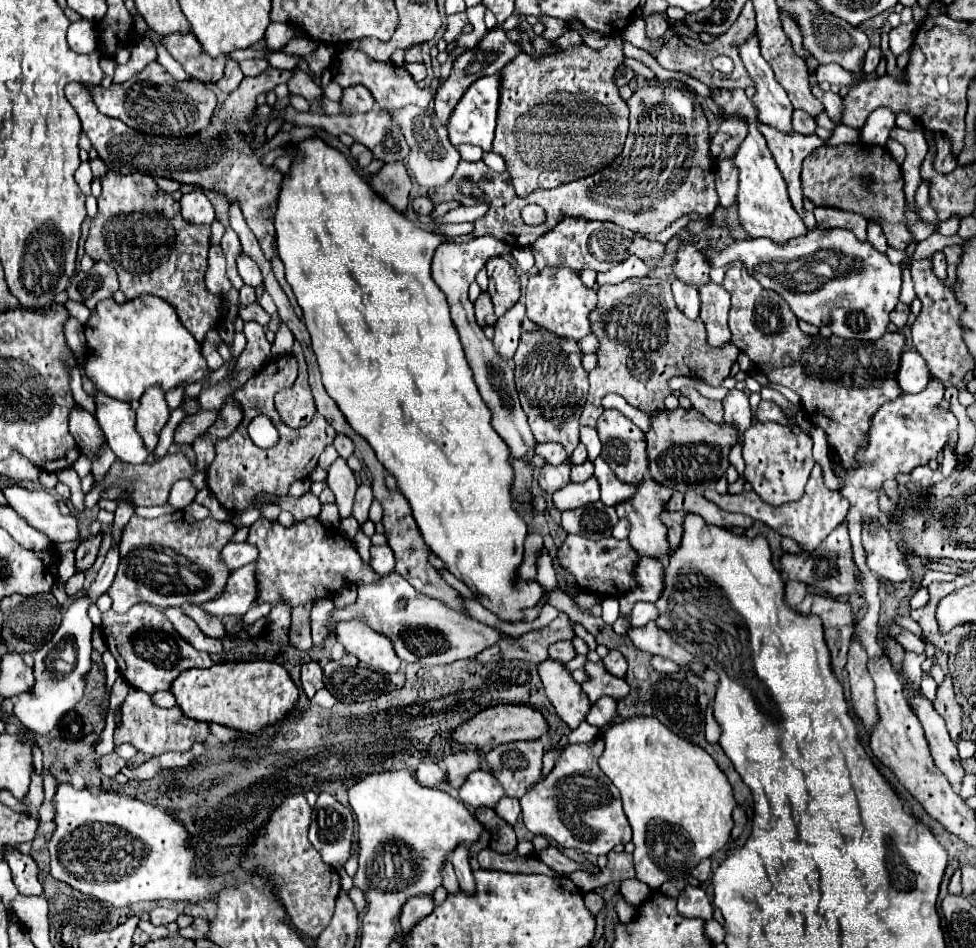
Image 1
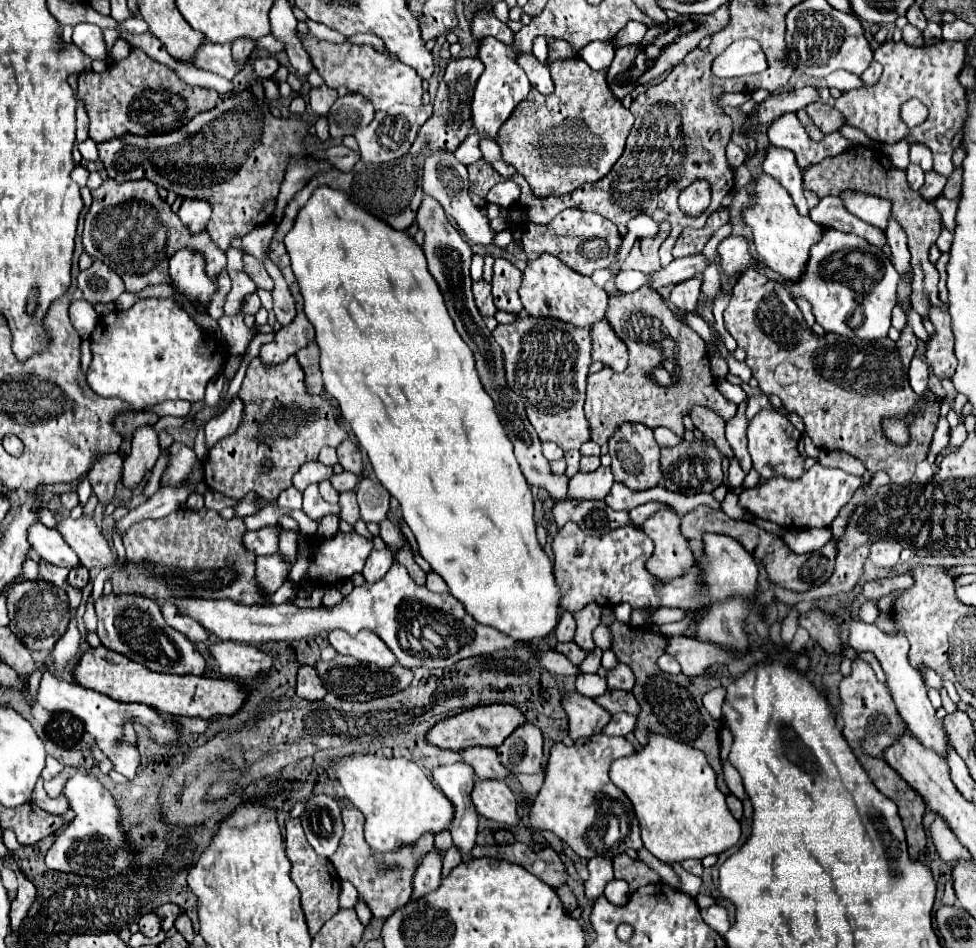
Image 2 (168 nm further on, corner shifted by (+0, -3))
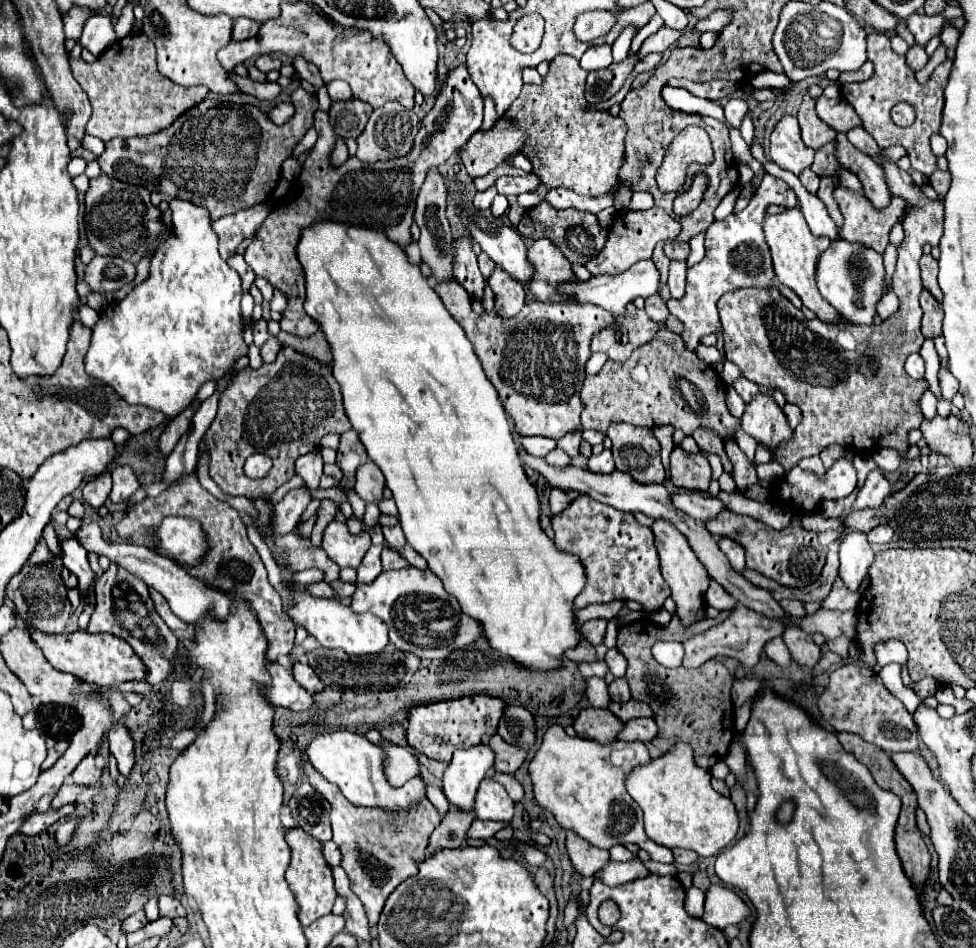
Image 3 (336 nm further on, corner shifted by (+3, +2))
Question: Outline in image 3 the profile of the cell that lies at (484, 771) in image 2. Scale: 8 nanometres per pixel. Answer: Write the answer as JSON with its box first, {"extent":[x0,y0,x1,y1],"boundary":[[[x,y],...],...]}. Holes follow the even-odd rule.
{"extent":[487,734,529,774],"boundary":[[[495,734],[487,744],[495,750],[495,766],[493,766],[495,772],[513,774],[513,772],[523,764],[523,760],[525,760],[527,754],[529,754],[527,748],[513,746],[513,744],[505,742],[499,734]]]}

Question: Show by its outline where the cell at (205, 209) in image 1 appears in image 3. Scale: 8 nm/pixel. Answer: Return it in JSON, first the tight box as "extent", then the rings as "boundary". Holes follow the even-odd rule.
{"extent":[85,200,247,416],"boundary":[[[169,200],[169,208],[171,208],[171,220],[173,220],[171,236],[155,250],[155,254],[151,258],[151,266],[149,266],[149,276],[141,284],[137,284],[121,302],[117,302],[115,306],[105,308],[105,312],[99,314],[99,320],[93,326],[91,346],[89,346],[87,356],[85,356],[85,370],[87,370],[87,374],[91,374],[91,376],[107,382],[111,388],[115,388],[115,392],[119,392],[119,396],[125,402],[141,404],[141,406],[147,406],[151,410],[159,410],[165,416],[177,416],[179,412],[183,412],[195,400],[199,388],[207,380],[223,378],[223,374],[233,366],[233,362],[237,362],[239,358],[243,358],[247,354],[247,344],[243,342],[243,318],[241,318],[241,306],[239,306],[241,304],[241,278],[219,256],[219,248],[217,248],[219,238],[217,238],[215,230],[211,228],[211,218],[207,214],[207,208],[195,206],[195,204],[185,202],[185,200]]]}

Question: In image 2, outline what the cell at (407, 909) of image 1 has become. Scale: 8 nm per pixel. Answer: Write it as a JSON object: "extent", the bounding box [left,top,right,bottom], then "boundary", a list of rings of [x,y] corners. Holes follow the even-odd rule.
{"extent":[412,849,442,901],"boundary":[[[434,849],[430,853],[426,853],[426,857],[422,859],[422,863],[418,865],[416,873],[414,873],[414,893],[412,893],[412,901],[418,901],[420,897],[424,897],[430,891],[436,891],[440,881],[442,881],[442,855],[438,855]]]}

